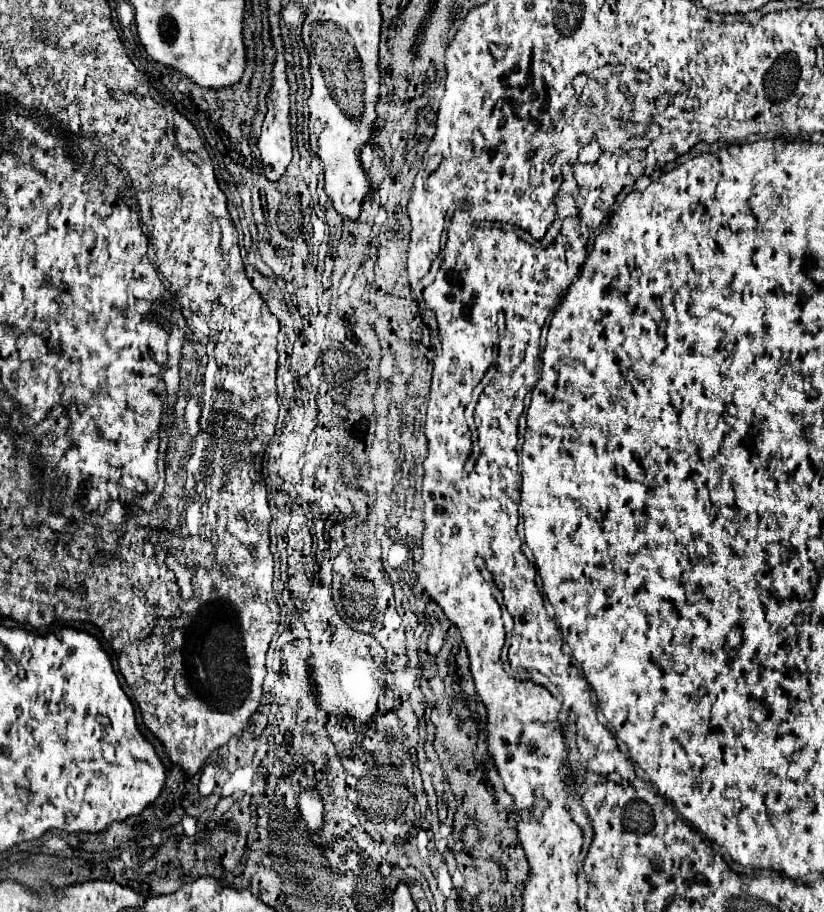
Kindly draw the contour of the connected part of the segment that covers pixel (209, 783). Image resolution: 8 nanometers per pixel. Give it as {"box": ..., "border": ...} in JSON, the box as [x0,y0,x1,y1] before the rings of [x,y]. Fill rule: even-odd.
{"box":[199,765,215,797],"border":[[[206,765],[201,773],[199,782],[199,794],[201,797],[209,796],[215,787],[215,768],[213,765]]]}

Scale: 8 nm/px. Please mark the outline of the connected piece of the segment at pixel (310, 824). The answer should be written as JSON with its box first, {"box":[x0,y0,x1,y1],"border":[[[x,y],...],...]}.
{"box":[297,789,325,833],"border":[[[303,789],[297,793],[297,811],[303,817],[307,829],[311,833],[319,833],[325,825],[325,815],[323,815],[323,799],[317,789]]]}

